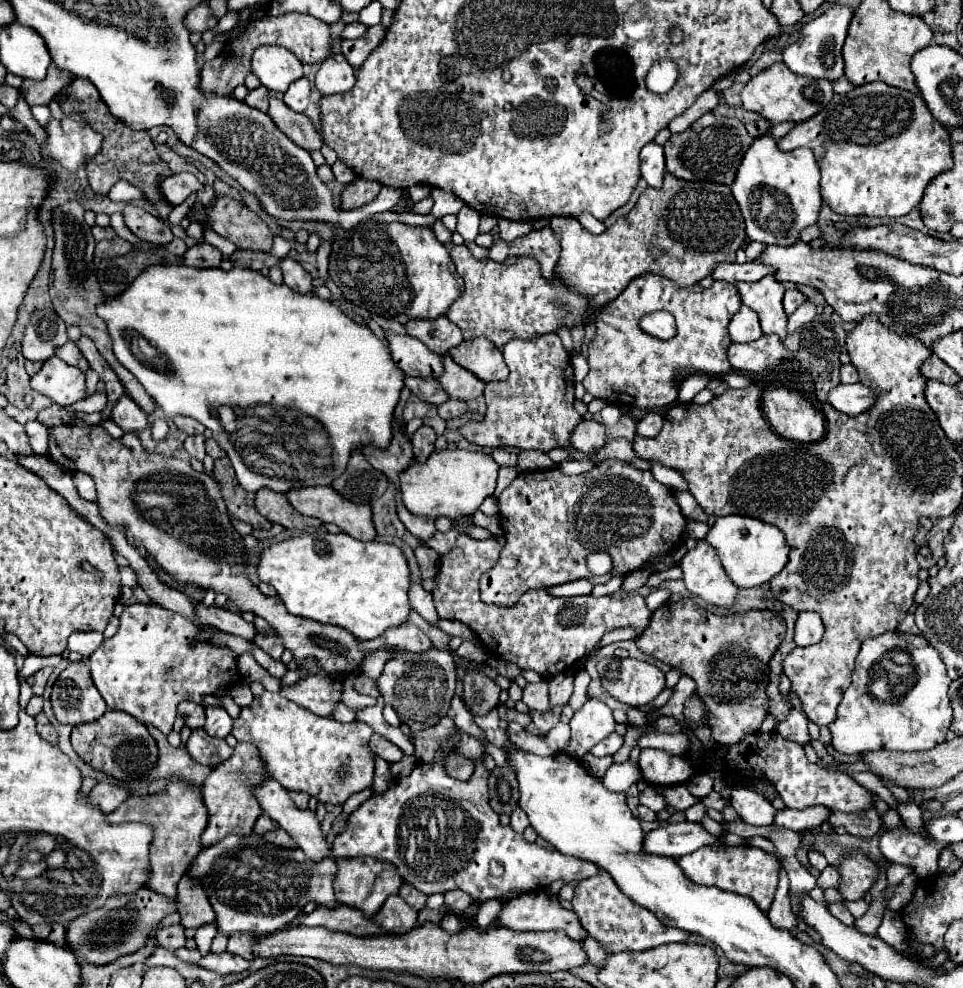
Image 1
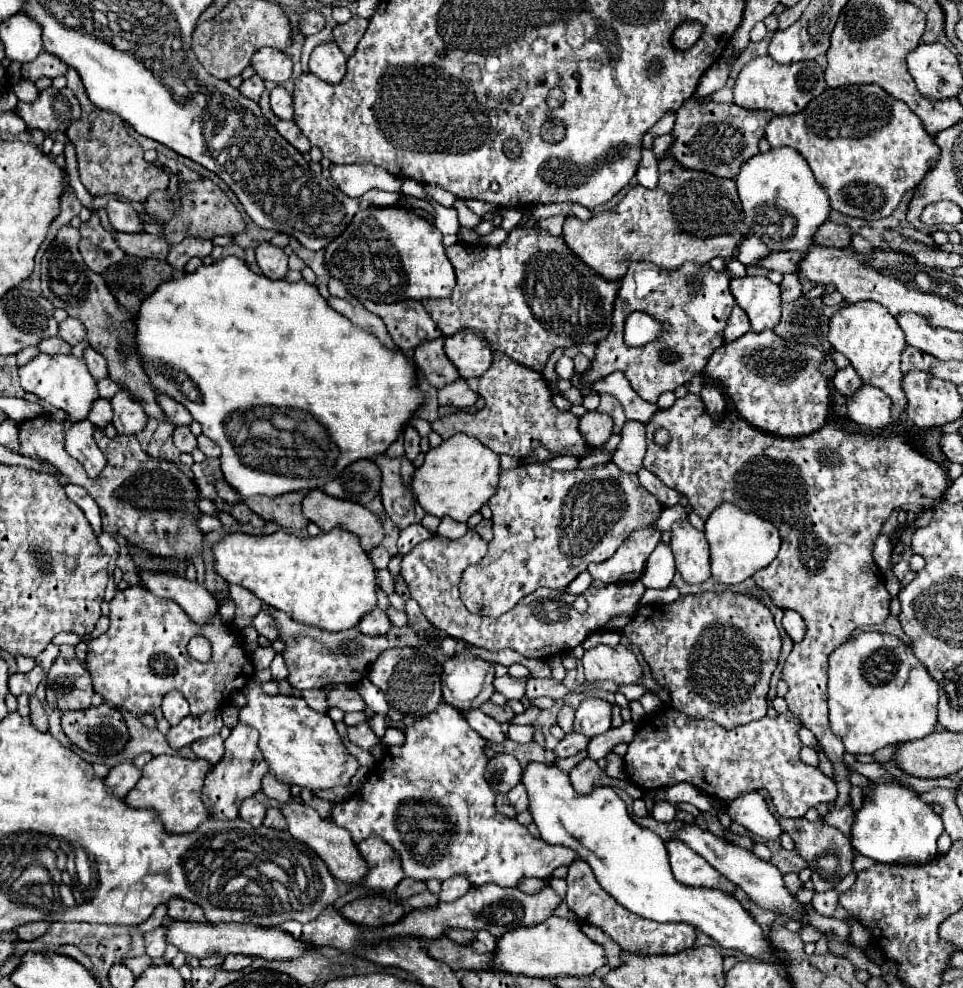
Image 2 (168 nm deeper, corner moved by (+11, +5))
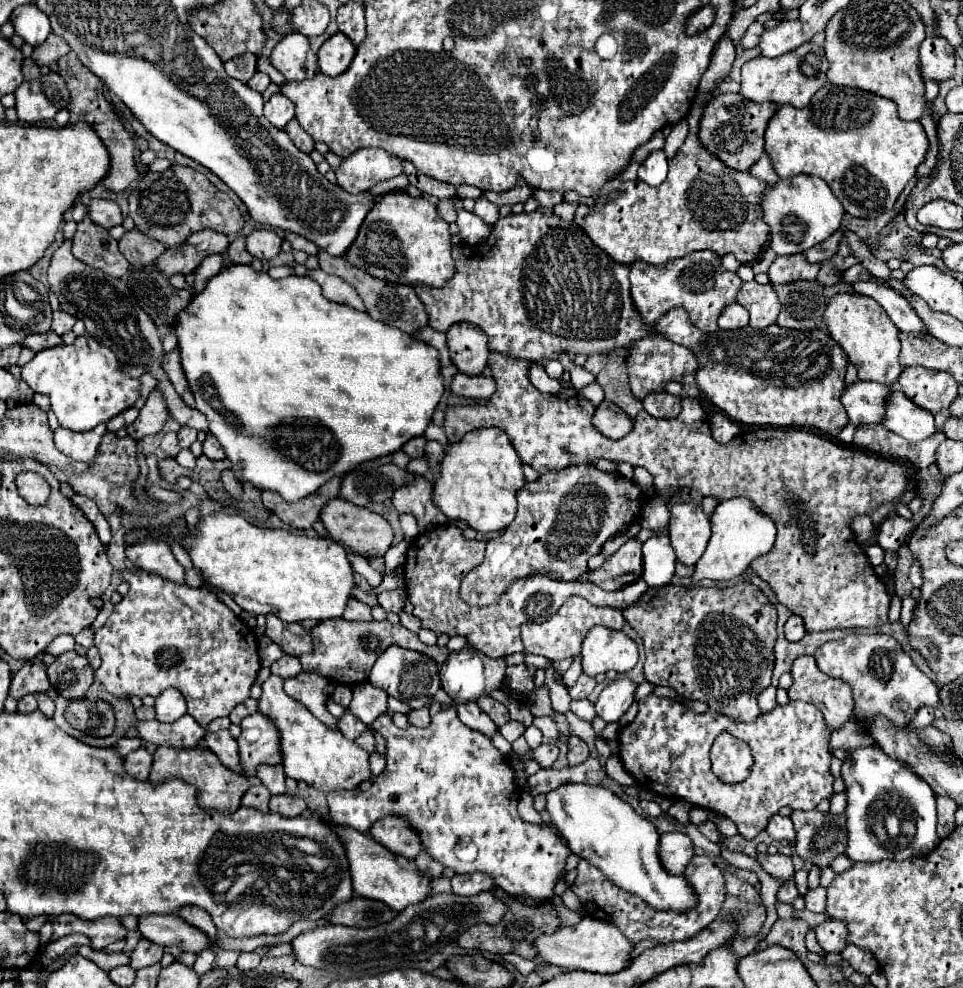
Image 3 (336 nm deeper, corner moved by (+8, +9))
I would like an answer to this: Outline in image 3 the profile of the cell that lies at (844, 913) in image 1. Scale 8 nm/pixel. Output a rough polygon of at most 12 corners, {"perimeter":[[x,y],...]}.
{"perimeter":[[823,886],[805,894],[807,910],[823,912],[827,890]]}

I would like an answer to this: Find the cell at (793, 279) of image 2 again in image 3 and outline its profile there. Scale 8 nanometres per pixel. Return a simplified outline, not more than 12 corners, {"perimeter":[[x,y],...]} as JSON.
{"perimeter":[[801,254],[777,256],[769,268],[773,284],[815,280],[819,264]]}

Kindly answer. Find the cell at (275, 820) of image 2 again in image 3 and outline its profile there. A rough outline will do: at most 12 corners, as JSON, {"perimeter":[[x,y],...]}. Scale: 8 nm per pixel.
{"perimeter":[[289,794],[271,796],[269,812],[301,816],[307,804]]}

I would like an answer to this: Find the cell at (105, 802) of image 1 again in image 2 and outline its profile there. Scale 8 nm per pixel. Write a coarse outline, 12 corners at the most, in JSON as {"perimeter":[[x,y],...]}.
{"perimeter":[[134,762],[116,764],[106,776],[108,792],[124,798],[140,780]]}

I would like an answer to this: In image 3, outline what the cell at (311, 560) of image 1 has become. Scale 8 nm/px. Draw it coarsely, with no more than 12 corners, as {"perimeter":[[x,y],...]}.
{"perimeter":[[201,518],[185,550],[213,588],[283,622],[341,618],[331,538]]}

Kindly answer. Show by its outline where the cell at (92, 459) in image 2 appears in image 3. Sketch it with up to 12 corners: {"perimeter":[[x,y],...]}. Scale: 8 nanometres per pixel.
{"perimeter":[[105,422],[93,430],[73,432],[59,426],[55,446],[65,456],[87,462],[97,450]]}

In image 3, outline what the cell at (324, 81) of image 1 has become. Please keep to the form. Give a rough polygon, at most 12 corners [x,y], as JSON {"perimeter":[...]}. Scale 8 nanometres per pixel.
{"perimeter":[[341,32],[325,40],[317,52],[319,70],[343,74],[355,46]]}

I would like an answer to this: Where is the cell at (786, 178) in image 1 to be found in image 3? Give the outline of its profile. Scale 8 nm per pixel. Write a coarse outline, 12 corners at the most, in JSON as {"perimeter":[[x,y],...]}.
{"perimeter":[[809,174],[765,186],[757,208],[775,254],[801,254],[845,214]]}

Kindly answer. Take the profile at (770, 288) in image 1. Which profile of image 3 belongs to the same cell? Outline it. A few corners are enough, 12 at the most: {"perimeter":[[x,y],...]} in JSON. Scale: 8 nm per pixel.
{"perimeter":[[741,284],[737,302],[755,330],[775,324],[781,310],[773,284]]}

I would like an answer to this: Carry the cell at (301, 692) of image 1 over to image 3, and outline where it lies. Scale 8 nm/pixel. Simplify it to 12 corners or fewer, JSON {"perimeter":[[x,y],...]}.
{"perimeter":[[369,682],[353,688],[349,710],[367,726],[387,712],[387,694]]}

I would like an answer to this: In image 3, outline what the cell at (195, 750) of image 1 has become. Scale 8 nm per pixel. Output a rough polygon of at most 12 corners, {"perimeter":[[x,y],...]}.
{"perimeter":[[229,730],[207,734],[203,744],[233,772],[241,772],[237,740]]}

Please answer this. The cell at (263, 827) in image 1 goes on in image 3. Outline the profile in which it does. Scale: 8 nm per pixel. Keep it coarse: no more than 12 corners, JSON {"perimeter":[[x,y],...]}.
{"perimeter":[[251,786],[241,806],[267,812],[271,792]]}

